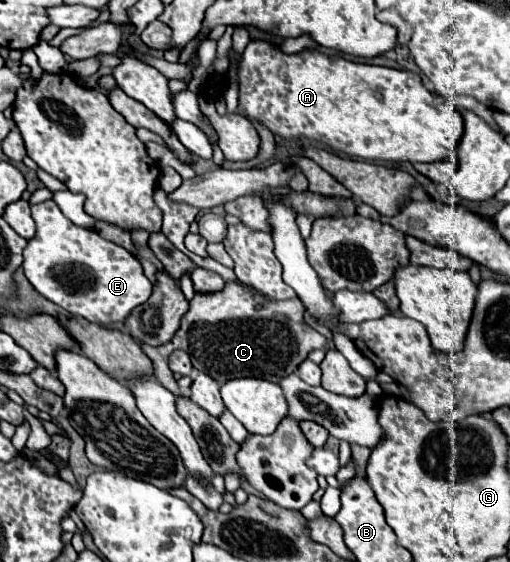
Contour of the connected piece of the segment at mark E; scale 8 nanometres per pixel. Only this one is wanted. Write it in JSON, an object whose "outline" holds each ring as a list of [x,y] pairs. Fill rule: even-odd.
{"outline":[[[45,200],[41,204],[31,206],[33,220],[37,224],[35,236],[27,242],[27,248],[23,252],[23,270],[27,280],[33,284],[33,288],[51,300],[53,304],[61,306],[73,316],[81,316],[89,322],[97,322],[101,326],[125,322],[125,318],[131,314],[133,308],[143,304],[151,296],[151,280],[143,272],[143,264],[125,248],[101,238],[95,230],[75,226],[71,220],[67,220],[59,206],[53,200]]]}

